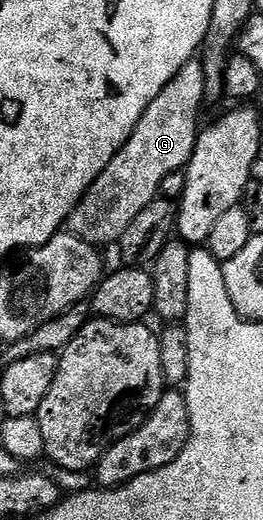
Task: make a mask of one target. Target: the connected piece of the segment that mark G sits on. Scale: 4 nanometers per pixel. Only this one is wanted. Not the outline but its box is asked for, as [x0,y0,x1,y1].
[70,59,206,247]

